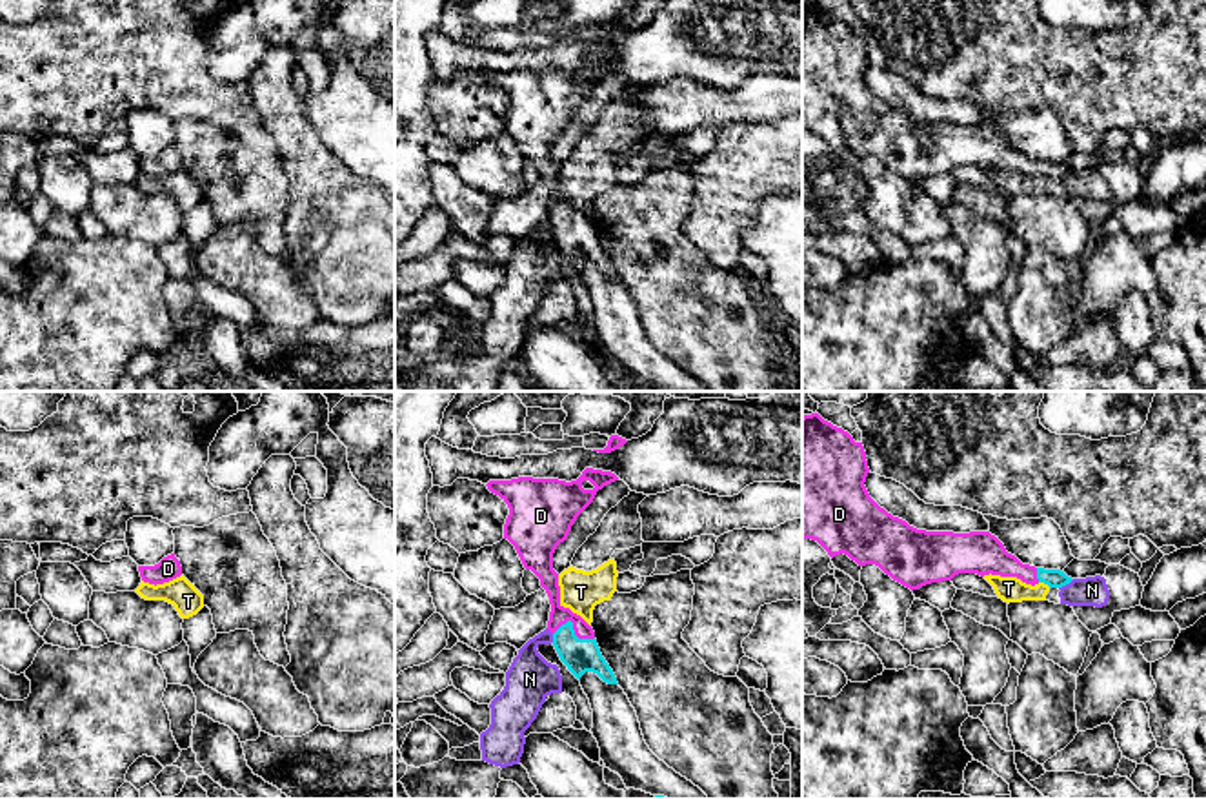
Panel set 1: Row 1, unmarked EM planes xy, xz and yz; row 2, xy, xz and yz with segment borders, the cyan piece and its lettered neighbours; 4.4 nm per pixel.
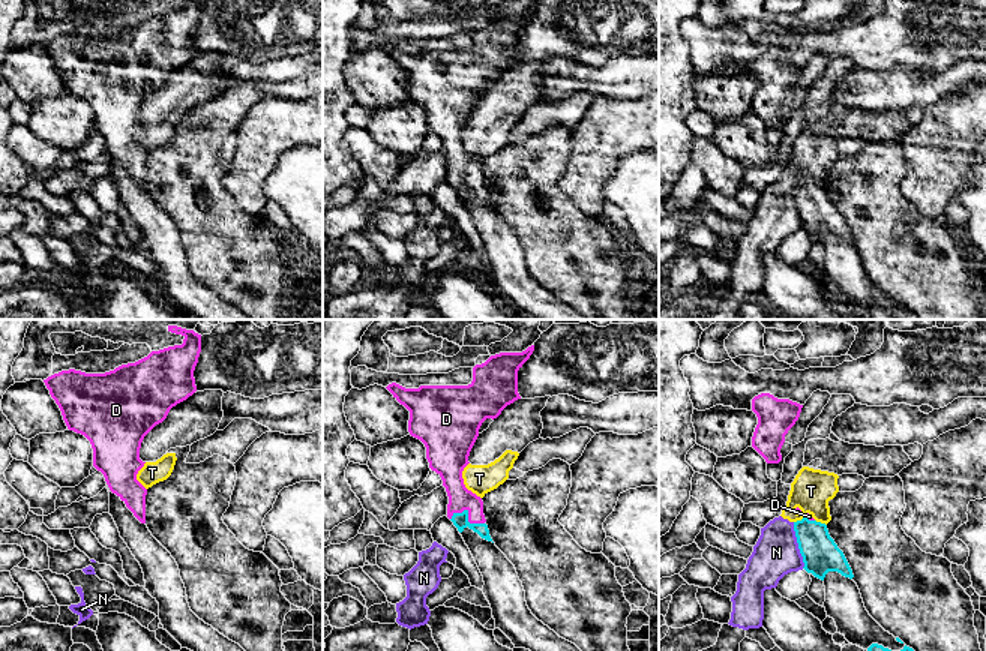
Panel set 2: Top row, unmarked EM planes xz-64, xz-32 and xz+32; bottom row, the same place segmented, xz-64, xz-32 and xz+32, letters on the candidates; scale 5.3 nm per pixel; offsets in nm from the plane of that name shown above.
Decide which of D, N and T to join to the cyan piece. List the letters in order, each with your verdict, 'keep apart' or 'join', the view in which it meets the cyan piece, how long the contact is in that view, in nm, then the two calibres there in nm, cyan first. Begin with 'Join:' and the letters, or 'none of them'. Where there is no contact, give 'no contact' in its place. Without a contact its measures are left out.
Join: D
D: join; meets cyan in xz; contact 190 nm long; 150 nm thick on the cyan side, 90 nm on the other
N: keep apart; meets cyan in yz; contact 80 nm long; 80 nm thick on the cyan side, 130 nm on the other
T: keep apart; meets cyan in yz; contact 60 nm long; 80 nm thick on the cyan side, 110 nm on the other

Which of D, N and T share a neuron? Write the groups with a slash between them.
D / N T

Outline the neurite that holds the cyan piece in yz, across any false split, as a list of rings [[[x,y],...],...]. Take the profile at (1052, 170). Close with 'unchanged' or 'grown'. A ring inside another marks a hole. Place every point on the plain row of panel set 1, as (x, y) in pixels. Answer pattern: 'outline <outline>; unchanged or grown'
outline [[[819,5],[802,9],[802,131],[817,133],[831,151],[844,146],[859,158],[875,157],[911,184],[951,173],[959,166],[1017,169],[1026,177],[1044,175],[1050,180],[1073,173],[1060,162],[1022,157],[990,124],[926,124],[910,118],[869,89],[864,78],[868,66],[862,35],[855,35],[848,24]]]; grown

